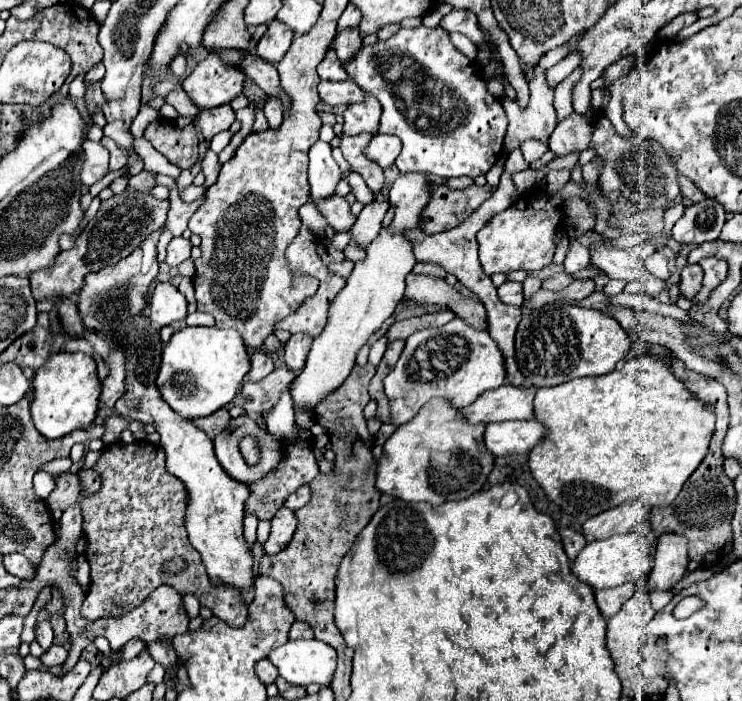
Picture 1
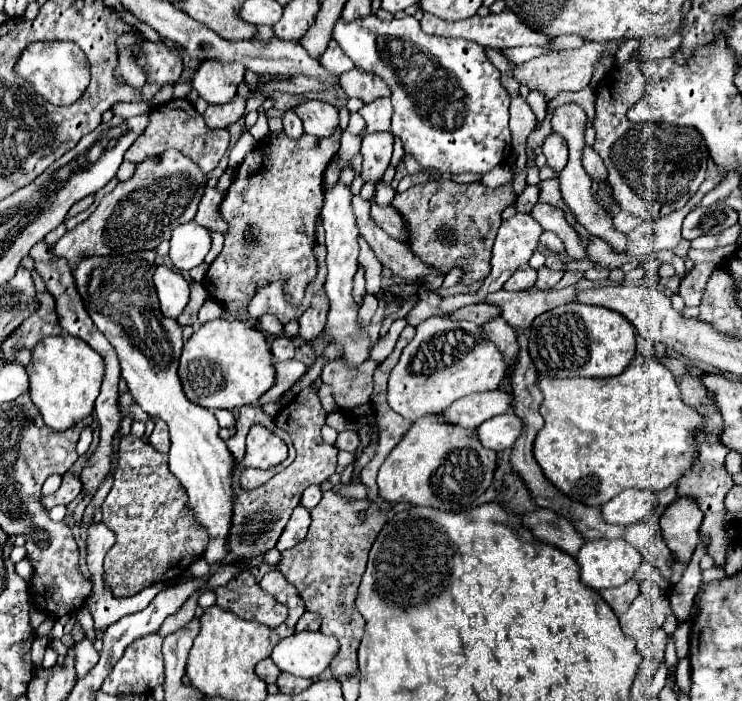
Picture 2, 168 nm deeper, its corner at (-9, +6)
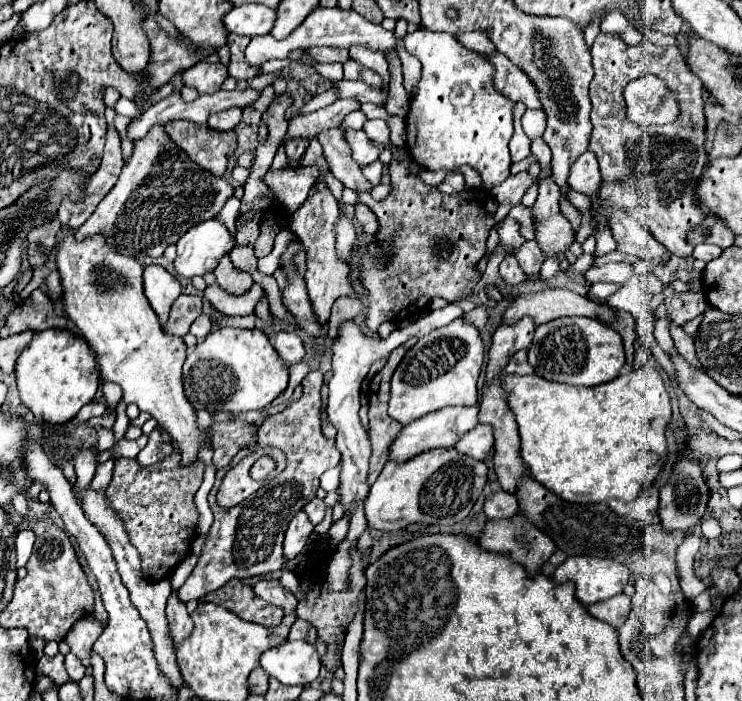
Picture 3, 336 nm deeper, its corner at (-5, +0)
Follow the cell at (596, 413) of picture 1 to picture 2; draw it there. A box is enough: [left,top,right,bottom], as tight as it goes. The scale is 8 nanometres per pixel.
[533,354,701,506]

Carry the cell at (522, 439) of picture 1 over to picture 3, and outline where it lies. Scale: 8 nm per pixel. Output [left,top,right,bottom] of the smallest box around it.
[455,424,493,460]

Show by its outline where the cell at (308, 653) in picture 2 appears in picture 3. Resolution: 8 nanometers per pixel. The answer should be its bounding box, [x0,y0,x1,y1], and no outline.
[261,640,319,684]

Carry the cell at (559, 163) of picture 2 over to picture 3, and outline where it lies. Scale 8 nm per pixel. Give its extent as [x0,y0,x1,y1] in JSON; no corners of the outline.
[533,176,573,258]

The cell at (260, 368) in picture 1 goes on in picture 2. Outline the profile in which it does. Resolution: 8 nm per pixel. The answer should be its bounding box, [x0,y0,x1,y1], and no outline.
[271,334,295,360]

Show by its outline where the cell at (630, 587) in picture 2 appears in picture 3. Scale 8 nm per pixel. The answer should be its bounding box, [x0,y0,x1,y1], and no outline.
[587,594,631,628]

